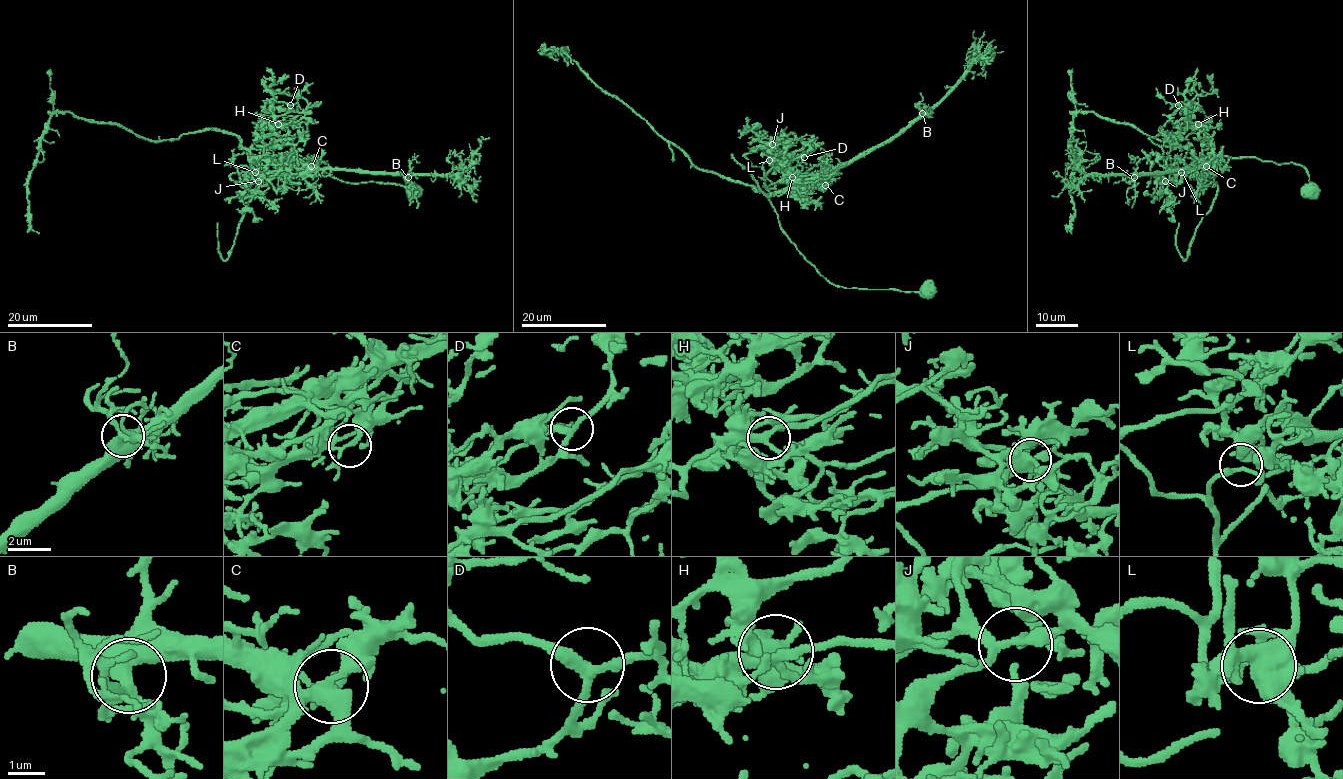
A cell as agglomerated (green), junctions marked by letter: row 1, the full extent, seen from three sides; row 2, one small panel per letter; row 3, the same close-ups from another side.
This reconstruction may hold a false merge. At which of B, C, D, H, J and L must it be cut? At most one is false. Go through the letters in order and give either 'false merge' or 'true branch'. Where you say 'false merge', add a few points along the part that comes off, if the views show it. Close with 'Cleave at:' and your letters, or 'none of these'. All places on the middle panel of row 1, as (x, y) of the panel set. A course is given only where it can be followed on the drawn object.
B: true branch
C: false merge; course (826, 186), (827, 179), (798, 187), (789, 177), (767, 187), (818, 165), (815, 176), (785, 192), (802, 186)
D: true branch
H: true branch
J: true branch
L: true branch
Cleave at: C

